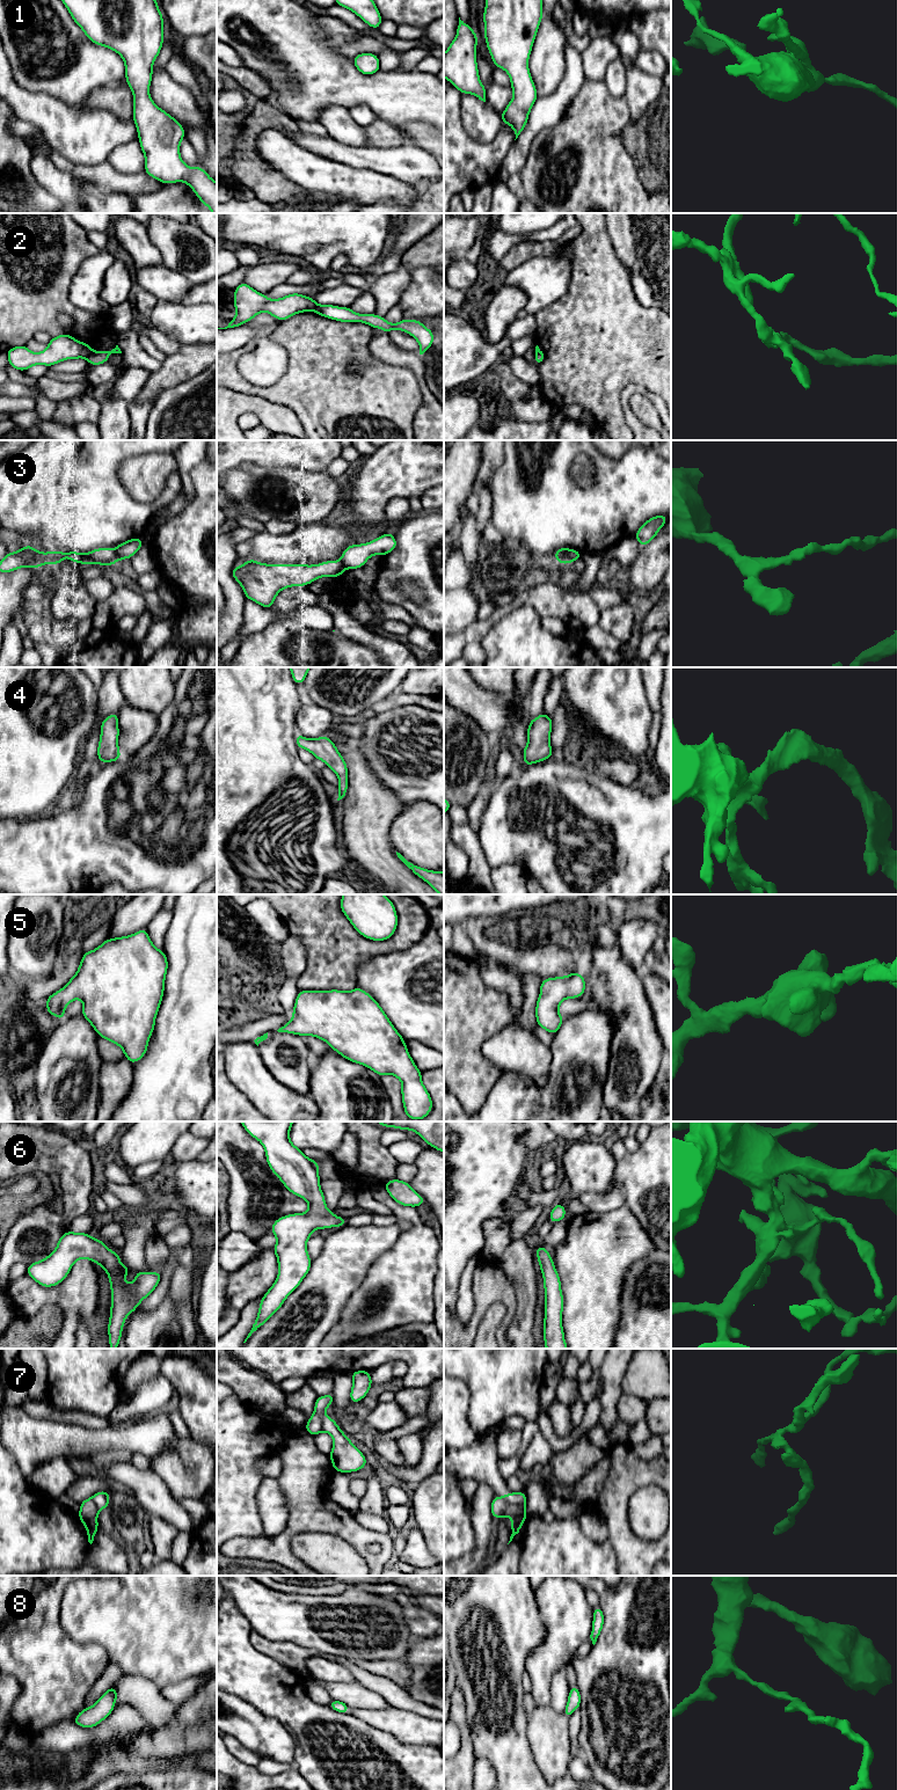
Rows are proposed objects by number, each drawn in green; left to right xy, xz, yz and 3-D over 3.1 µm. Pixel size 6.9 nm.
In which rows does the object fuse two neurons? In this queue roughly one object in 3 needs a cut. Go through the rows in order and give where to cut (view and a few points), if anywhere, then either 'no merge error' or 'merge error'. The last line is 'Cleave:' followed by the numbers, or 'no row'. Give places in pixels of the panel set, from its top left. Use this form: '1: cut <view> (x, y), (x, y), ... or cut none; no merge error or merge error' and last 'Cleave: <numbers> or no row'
1: cut none; no merge error
2: cut xy (92, 351), (86, 358); merge error
3: cut yz (568, 549), (563, 562); merge error
4: cut none; no merge error
5: cut none; no merge error
6: cut none; no merge error
7: cut yz (504, 1497), (511, 1503), (525, 1502); merge error
8: cut none; no merge error
Cleave: 2, 3, 7

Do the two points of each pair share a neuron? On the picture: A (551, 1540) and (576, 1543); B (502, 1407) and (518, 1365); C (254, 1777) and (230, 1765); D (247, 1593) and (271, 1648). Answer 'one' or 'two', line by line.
A: one
B: one
C: one
D: two

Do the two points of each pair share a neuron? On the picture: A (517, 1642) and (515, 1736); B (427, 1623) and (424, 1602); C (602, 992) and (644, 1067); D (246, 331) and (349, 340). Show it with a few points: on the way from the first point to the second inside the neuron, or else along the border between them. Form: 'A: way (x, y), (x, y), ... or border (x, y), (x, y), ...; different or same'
A: way (515, 1665), (516, 1712); same
B: border (418, 1605), (431, 1613); different
C: way (624, 1002), (632, 1010), (634, 1017), (635, 1045); same
D: border (283, 321), (265, 338); different

